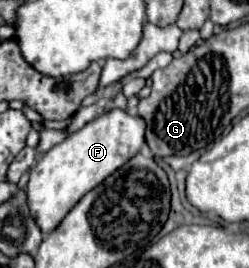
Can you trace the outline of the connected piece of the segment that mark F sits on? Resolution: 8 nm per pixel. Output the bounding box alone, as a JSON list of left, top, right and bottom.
[27,109,145,231]

